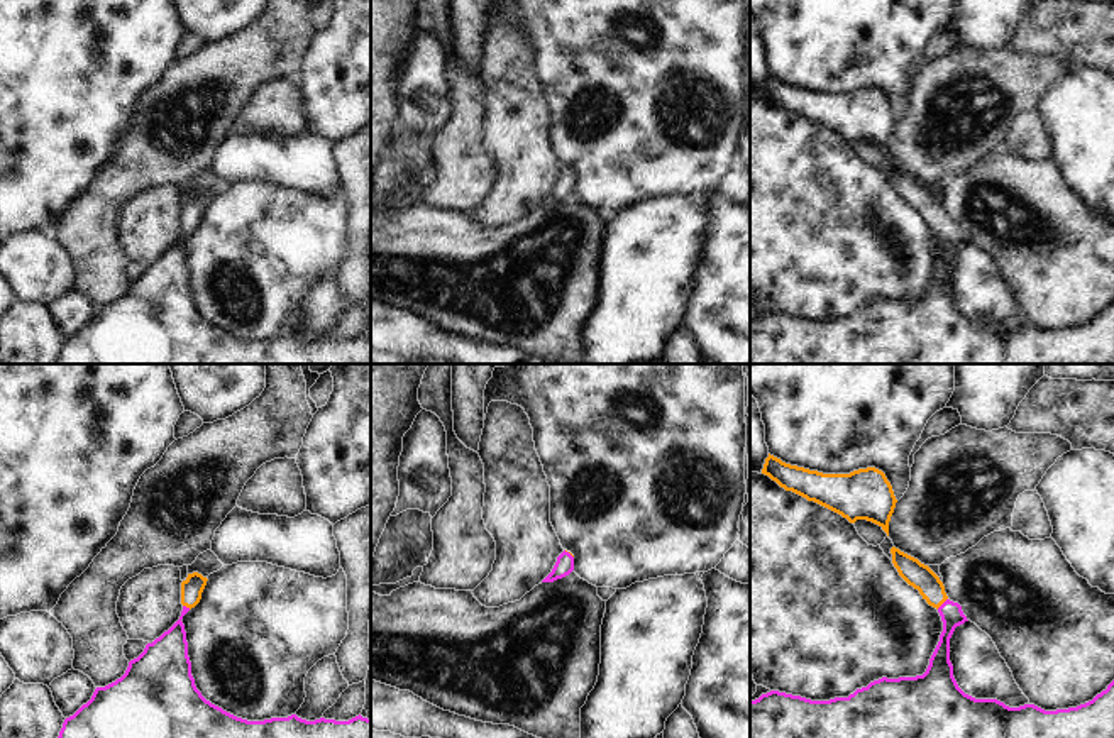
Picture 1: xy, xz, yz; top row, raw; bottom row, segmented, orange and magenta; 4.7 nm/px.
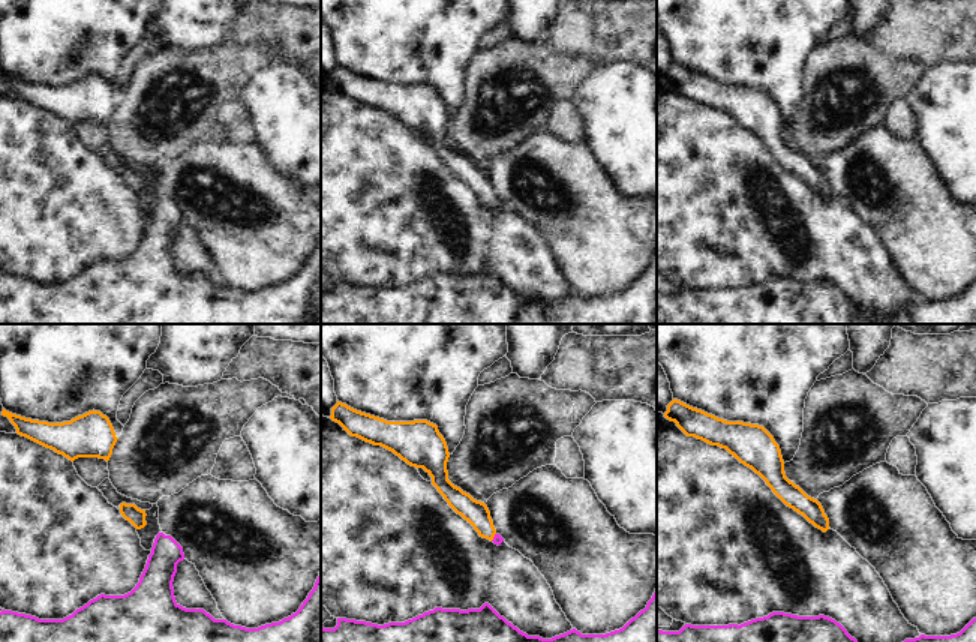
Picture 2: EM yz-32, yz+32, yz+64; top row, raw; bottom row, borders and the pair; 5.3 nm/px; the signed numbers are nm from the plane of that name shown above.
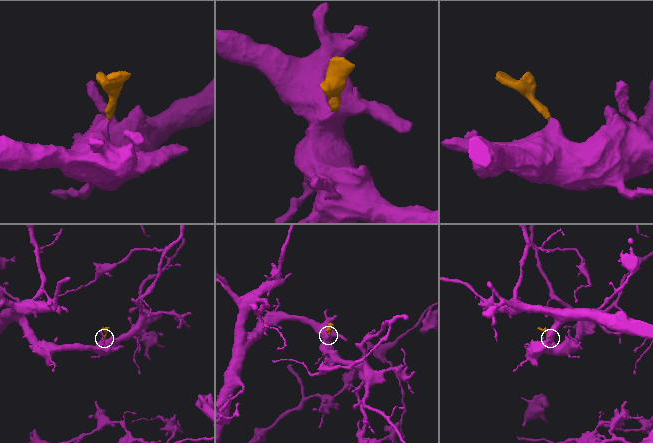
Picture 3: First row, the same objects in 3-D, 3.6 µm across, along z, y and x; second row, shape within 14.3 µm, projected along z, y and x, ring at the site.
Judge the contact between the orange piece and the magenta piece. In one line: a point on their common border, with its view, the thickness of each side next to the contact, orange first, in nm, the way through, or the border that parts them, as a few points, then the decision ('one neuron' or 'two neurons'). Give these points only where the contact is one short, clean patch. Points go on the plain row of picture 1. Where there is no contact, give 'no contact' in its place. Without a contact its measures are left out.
yz (942, 224) | 120/110 nm | across yz (916, 195), (942, 224), (952, 236) | one neuron

